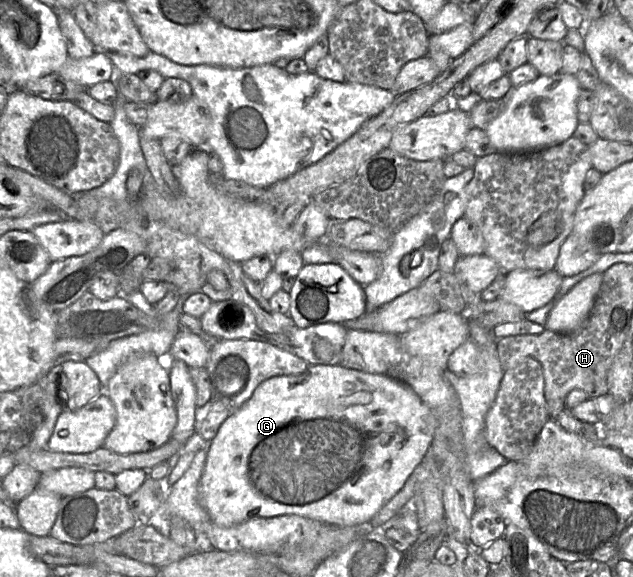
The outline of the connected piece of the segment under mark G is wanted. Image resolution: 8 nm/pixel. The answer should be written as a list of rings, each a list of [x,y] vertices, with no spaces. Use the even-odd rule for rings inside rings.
[[[309,365],[307,370],[297,375],[278,375],[263,381],[253,392],[252,396],[236,411],[221,424],[217,434],[207,443],[207,457],[205,467],[199,483],[199,500],[201,505],[207,511],[210,520],[216,525],[222,527],[231,527],[247,521],[252,518],[270,518],[278,515],[299,515],[306,518],[314,519],[323,523],[329,523],[338,526],[356,526],[362,524],[369,524],[375,515],[379,512],[381,507],[393,497],[404,485],[406,479],[410,476],[415,467],[421,462],[426,454],[437,427],[437,417],[433,411],[420,399],[420,397],[406,384],[382,374],[372,374],[355,369],[337,365]]]

